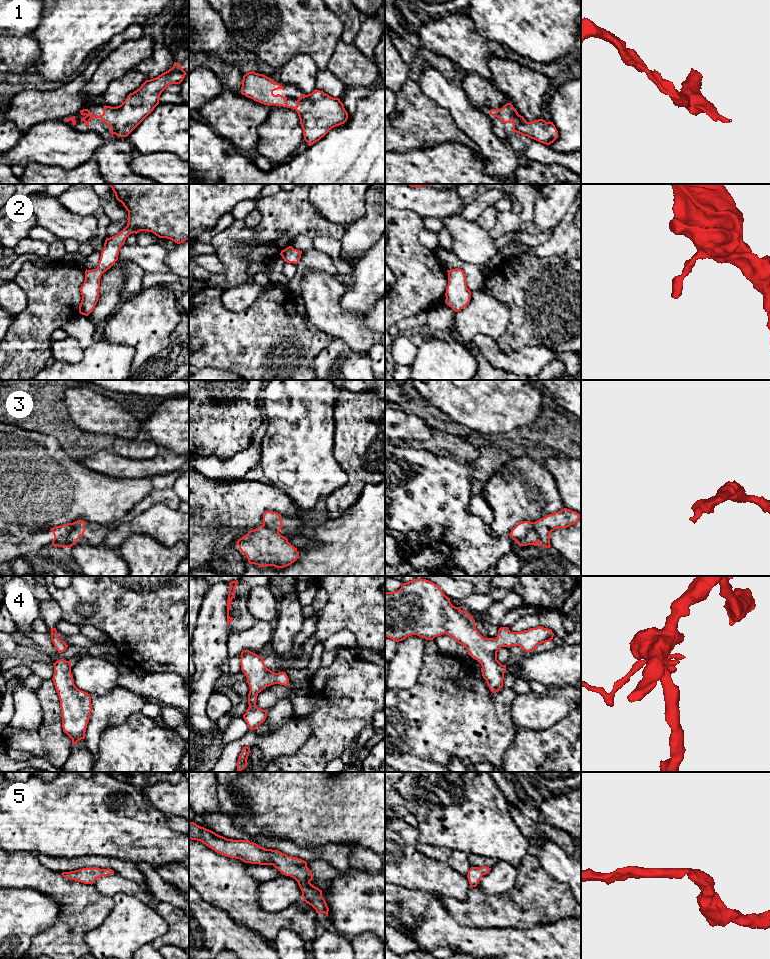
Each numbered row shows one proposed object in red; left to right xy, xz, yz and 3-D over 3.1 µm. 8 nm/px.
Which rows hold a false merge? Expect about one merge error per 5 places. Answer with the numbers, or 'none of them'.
3

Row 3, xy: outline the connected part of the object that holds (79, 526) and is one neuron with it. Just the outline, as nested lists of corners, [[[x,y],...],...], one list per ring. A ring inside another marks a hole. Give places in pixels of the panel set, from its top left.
[[[78,520],[73,522],[74,529],[69,533],[68,537],[65,540],[56,541],[55,543],[52,543],[53,546],[58,547],[67,547],[70,548],[71,546],[75,545],[77,540],[84,536],[85,532],[85,521]]]

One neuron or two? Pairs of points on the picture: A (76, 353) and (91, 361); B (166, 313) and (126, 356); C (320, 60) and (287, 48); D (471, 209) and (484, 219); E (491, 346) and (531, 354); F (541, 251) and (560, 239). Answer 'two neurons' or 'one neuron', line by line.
A: two neurons
B: two neurons
C: one neuron
D: two neurons
E: one neuron
F: one neuron

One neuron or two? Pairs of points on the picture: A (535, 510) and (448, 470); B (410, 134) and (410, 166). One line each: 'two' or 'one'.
A: two
B: two

